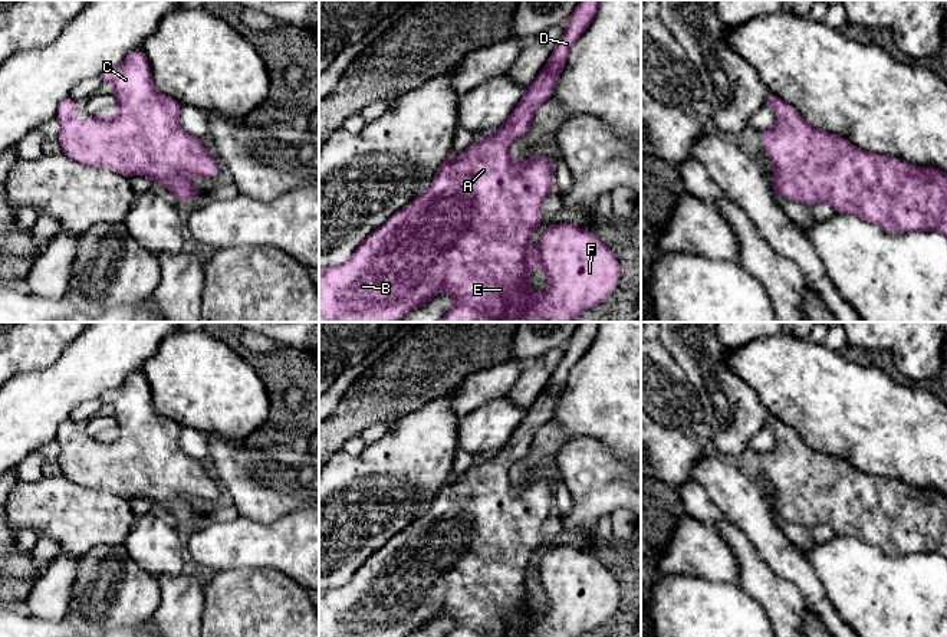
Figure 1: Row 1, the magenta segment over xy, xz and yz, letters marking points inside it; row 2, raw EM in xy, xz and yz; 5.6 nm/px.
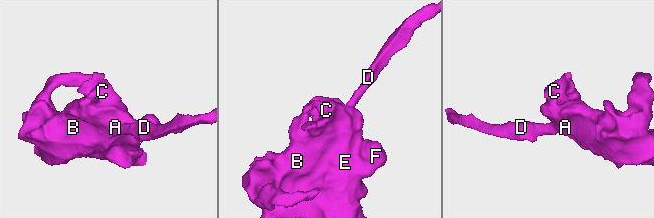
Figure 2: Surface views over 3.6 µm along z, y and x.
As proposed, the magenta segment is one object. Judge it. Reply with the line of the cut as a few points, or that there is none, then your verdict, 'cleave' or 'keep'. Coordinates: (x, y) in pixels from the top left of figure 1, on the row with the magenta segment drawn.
no cut; keep

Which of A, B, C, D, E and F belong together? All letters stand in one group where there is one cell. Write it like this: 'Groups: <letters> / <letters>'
Groups: A B C D E F

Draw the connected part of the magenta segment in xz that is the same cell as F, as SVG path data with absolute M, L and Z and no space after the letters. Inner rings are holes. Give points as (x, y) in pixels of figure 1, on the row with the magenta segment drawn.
M581 0L569 16L566 29L555 46L548 63L536 76L536 79L526 86L526 92L522 101L512 111L506 122L493 134L481 141L476 141L468 145L460 157L450 158L438 165L435 175L433 177L428 188L420 193L414 200L411 200L405 207L394 213L381 227L374 230L352 253L352 256L342 265L319 267L319 322L398 322L399 319L410 315L412 311L427 303L437 293L447 292L454 298L454 306L441 318L440 322L572 322L579 315L582 315L589 308L605 301L611 296L619 285L621 267L618 257L614 252L592 232L579 229L569 223L550 224L546 232L542 233L539 239L537 253L533 256L530 249L530 237L537 226L545 223L540 214L540 206L543 200L553 190L553 160L548 155L536 155L530 160L514 160L509 154L509 145L527 134L533 124L535 114L537 108L553 96L555 85L565 69L566 59L570 47L579 40L579 37L588 30L592 20L596 16L602 0ZM536 266L540 269L549 282L549 288L545 293L536 293L530 288L530 269Z

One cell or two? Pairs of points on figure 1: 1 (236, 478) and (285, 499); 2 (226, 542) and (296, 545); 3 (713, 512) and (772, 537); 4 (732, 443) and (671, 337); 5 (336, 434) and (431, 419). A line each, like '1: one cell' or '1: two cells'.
1: one cell
2: one cell
3: two cells
4: one cell
5: two cells

